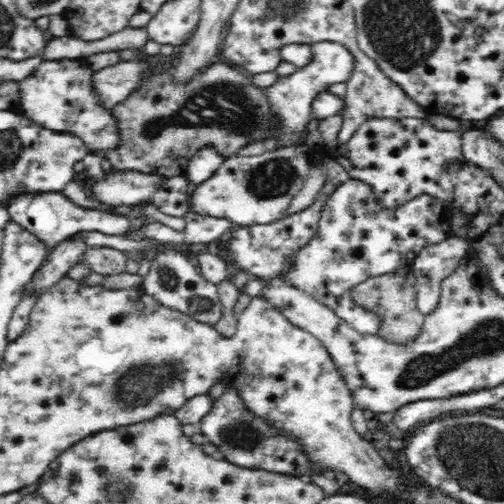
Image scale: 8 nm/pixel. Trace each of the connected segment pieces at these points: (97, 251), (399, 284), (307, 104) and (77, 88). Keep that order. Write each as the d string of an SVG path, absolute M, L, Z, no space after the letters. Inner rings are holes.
M89 247L83 250L79 262L87 264L91 272L103 276L116 276L126 271L126 255L116 248Z
M402 267L382 276L372 276L354 286L350 295L358 306L380 316L381 328L378 335L388 342L408 342L416 338L423 329L425 315L418 310L415 302L414 275L410 267Z
M316 42L311 46L311 59L302 69L296 69L290 77L280 77L273 86L264 88L268 96L268 101L272 105L273 112L280 116L280 130L282 136L276 146L290 146L296 144L296 132L300 141L300 132L306 128L311 121L311 108L314 98L326 91L326 88L335 83L346 83L352 74L351 53L340 43Z
M85 58L43 61L31 76L18 84L21 112L47 130L78 136L90 152L102 154L114 148L120 140L118 121L112 117L112 108L101 105L100 97L92 87L92 76L94 71Z

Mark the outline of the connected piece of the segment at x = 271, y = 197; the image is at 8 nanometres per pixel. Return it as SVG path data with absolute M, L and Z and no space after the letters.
M305 146L267 150L264 153L251 154L245 157L225 157L220 168L192 192L191 210L202 216L228 219L236 226L247 226L247 224L255 223L270 224L270 222L284 216L285 211L291 206L294 196L302 189L305 177L311 168L307 157Z

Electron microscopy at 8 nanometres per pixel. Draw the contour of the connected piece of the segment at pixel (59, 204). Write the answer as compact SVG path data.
M42 192L18 196L4 205L12 221L16 221L30 232L36 233L48 243L50 251L56 244L78 232L98 231L108 235L124 235L130 231L130 215L118 215L113 210L89 209L71 202L61 192Z

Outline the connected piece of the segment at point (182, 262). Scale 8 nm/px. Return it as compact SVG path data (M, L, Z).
M178 248L158 250L156 258L151 255L151 267L143 278L142 289L162 306L187 314L194 320L215 328L216 322L222 318L222 303L217 285L208 282L186 256L187 253L178 251Z

